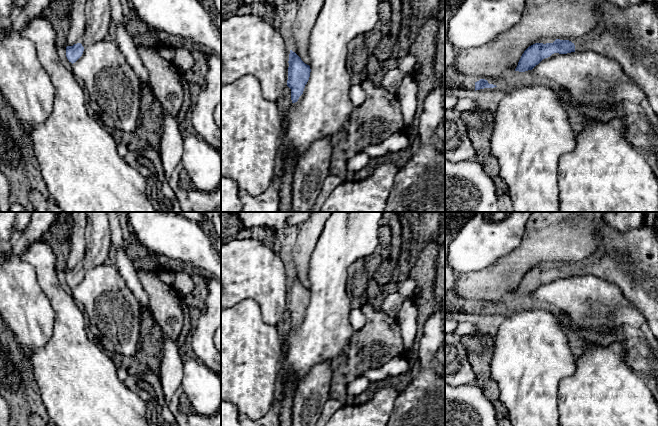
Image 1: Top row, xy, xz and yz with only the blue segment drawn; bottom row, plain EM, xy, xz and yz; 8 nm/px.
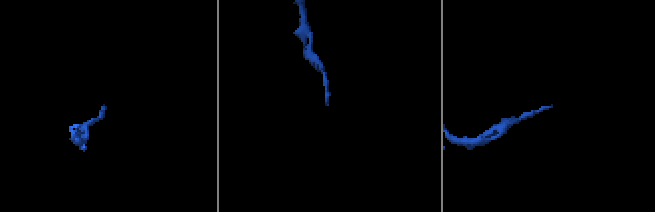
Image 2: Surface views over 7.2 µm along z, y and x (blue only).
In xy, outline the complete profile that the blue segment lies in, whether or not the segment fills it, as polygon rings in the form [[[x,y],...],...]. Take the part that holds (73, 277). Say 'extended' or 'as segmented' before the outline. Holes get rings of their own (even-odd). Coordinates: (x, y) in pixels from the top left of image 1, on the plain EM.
extended; [[[86,212],[86,214],[85,258],[80,267],[66,271],[66,281],[72,288],[82,280],[85,271],[105,264],[112,246],[107,212]]]

